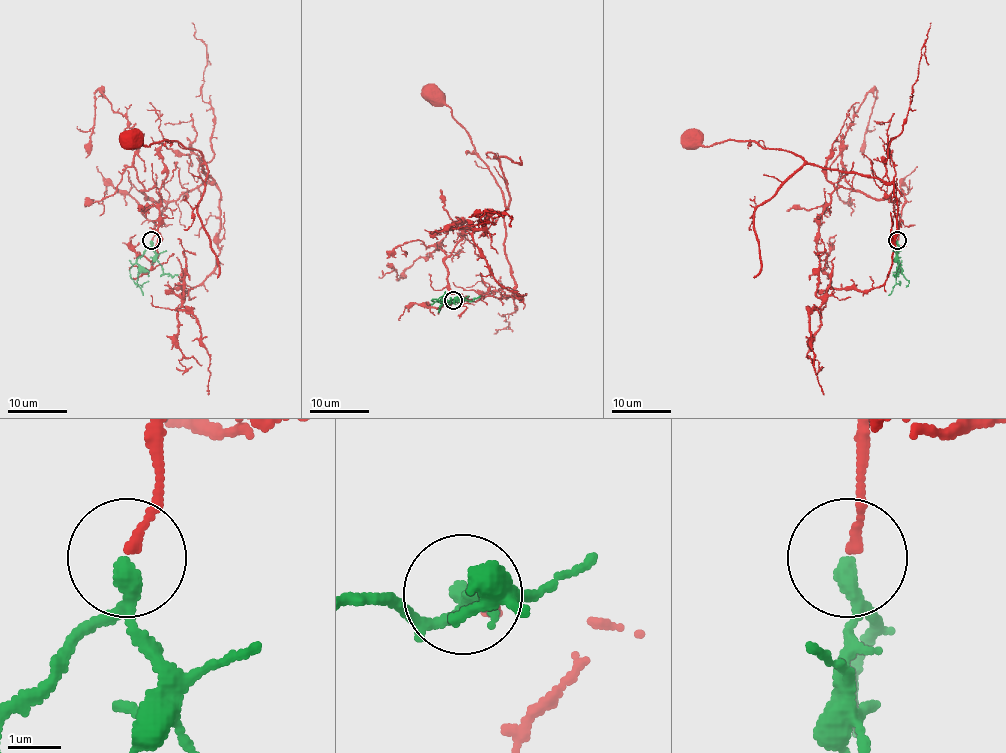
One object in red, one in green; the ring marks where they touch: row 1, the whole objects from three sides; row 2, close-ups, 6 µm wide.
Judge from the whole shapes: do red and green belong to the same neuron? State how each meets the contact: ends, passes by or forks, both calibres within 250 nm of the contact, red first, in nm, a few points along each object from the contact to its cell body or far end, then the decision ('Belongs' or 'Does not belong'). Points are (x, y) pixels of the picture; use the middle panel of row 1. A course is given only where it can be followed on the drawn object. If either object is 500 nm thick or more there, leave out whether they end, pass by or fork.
At the ring red ends. At the ring green passes by. Thickness 170 nm (red) against 240 nm. Course of red: (454, 299), (509, 296), (515, 286), (505, 252), (505, 201), (499, 184), (467, 130), (434, 94). Course of green: (454, 299), (448, 302), (431, 299), (439, 298), (445, 290). Belongs

